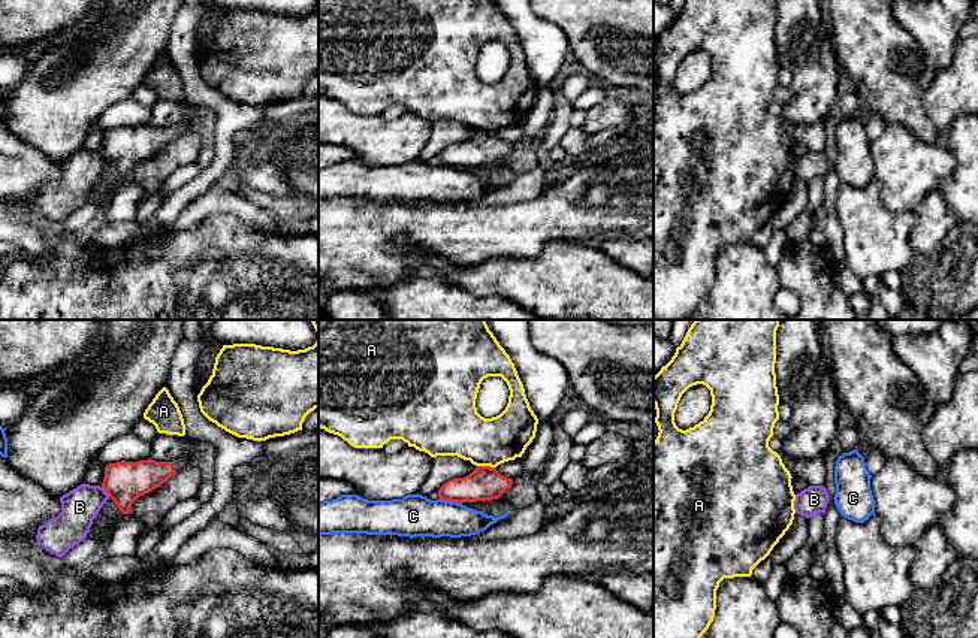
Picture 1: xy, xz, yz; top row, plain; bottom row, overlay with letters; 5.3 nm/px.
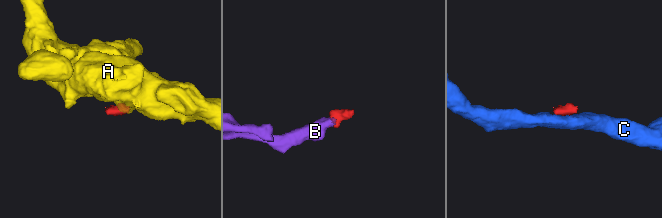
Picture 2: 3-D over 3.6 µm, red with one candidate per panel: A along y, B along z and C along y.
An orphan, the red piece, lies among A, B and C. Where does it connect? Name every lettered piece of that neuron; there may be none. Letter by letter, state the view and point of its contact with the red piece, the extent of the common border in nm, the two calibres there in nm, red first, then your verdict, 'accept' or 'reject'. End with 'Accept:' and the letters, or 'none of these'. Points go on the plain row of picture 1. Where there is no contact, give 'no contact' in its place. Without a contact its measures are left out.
A: xz (486, 132) | 100 nm | 190/280 nm | reject
B: xy (105, 156) | 80 nm | 220/200 nm | accept
C: xz (450, 165) | 120 nm | 190/220 nm | reject
Accept: B

